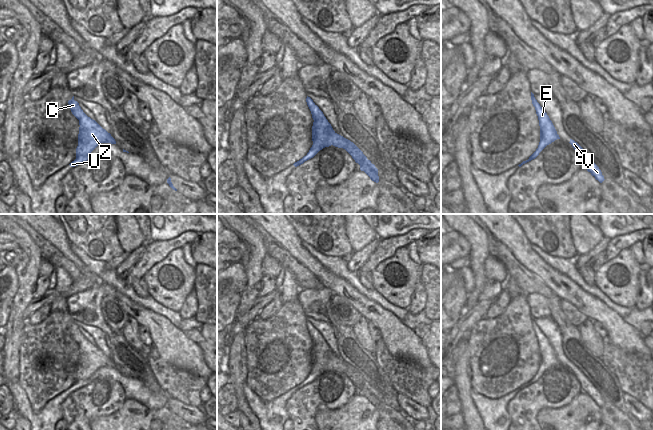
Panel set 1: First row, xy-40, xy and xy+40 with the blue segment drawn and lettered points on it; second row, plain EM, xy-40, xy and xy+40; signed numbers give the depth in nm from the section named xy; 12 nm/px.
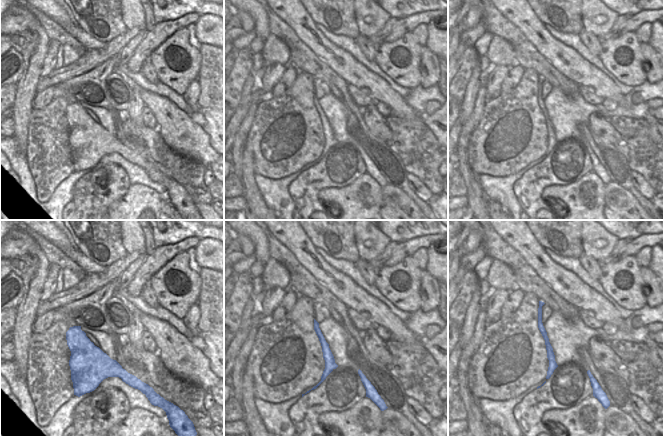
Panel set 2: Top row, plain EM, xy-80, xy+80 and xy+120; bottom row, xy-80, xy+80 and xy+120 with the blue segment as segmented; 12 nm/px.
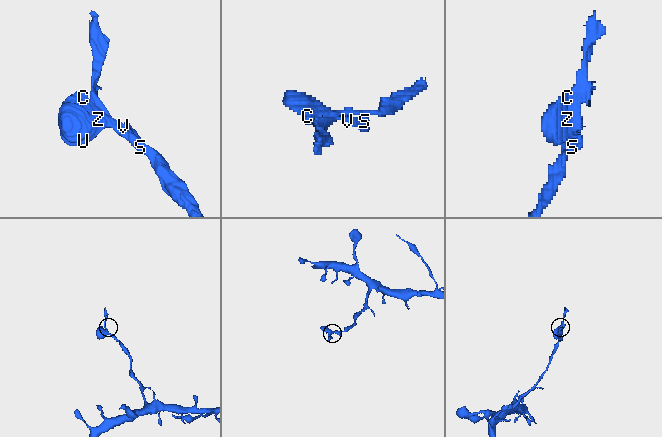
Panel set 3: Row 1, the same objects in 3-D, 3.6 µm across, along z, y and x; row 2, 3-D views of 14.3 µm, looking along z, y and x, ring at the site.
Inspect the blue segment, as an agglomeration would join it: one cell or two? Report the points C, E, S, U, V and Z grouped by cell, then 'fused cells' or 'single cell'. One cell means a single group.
C S U V Z / E; fused cells

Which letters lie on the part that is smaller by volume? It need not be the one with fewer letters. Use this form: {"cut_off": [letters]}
{"cut_off": ["E"]}

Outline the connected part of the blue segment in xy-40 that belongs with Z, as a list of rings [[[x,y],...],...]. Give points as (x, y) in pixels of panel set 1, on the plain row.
[[[74,320],[68,325],[68,328],[72,338],[79,344],[80,349],[76,383],[69,388],[71,391],[75,391],[89,384],[91,382],[91,376],[99,368],[116,368],[116,365],[110,357],[83,336],[79,327],[74,324]]]

